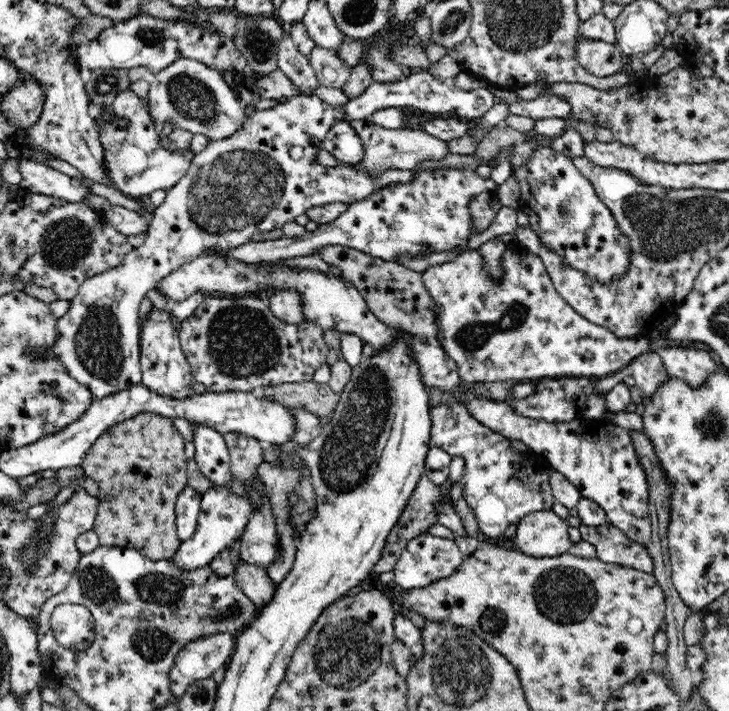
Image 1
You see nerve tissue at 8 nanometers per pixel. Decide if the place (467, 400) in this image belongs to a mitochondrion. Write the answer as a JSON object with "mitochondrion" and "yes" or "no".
{"mitochondrion":"no"}

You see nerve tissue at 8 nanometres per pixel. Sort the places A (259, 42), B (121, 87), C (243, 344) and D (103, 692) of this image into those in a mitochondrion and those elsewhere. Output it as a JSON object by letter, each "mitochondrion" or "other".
{"A":"mitochondrion","B":"other","C":"mitochondrion","D":"other"}

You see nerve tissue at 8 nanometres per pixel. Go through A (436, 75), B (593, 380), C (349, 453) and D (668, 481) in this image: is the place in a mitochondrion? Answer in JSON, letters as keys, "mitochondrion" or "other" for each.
{"A":"other","B":"other","C":"mitochondrion","D":"other"}

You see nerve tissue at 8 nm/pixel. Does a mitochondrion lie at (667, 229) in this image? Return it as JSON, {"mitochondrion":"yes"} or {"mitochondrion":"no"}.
{"mitochondrion":"yes"}

